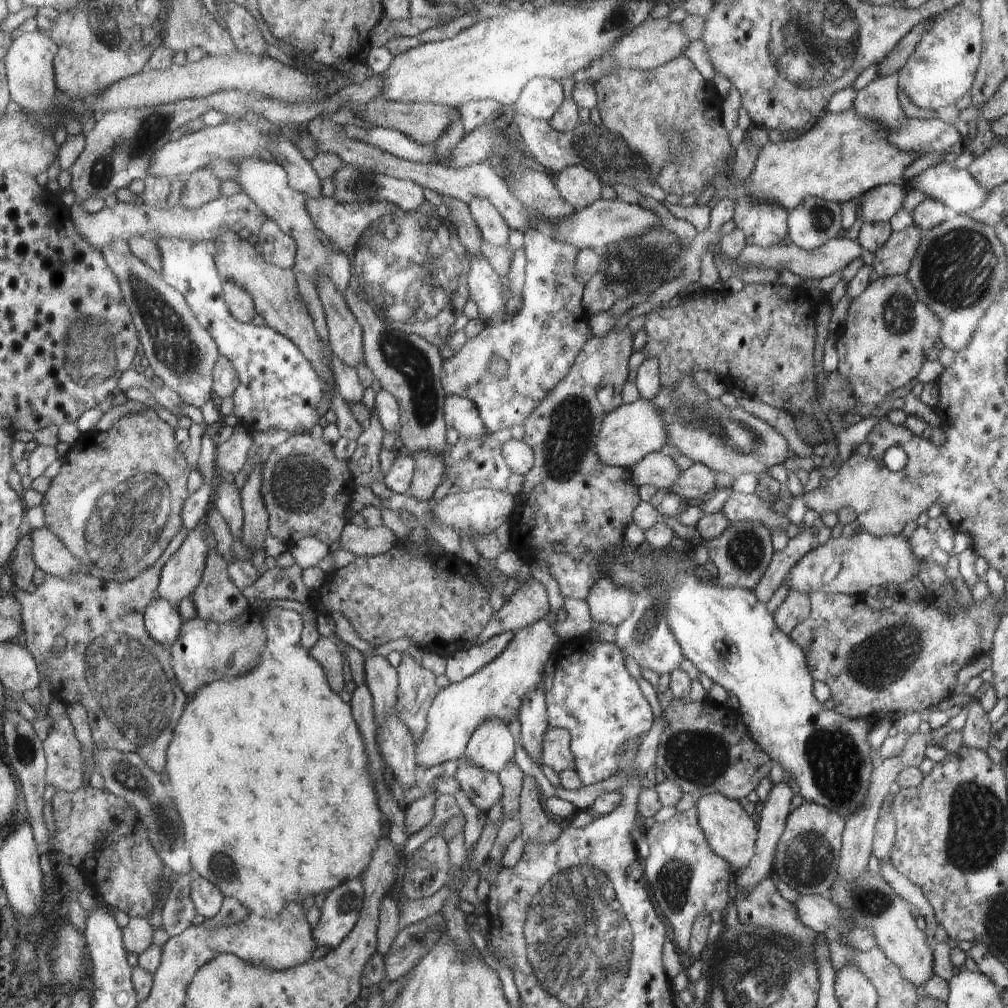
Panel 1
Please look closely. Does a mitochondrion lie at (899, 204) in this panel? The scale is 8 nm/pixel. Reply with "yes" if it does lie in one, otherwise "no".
no

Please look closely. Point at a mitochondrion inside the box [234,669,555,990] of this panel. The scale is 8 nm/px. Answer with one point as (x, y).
(347, 901)

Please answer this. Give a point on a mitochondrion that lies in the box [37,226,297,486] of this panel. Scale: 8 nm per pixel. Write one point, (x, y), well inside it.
(174, 344)

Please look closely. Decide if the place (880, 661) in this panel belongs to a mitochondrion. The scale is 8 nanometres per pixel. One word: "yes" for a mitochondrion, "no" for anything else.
yes

